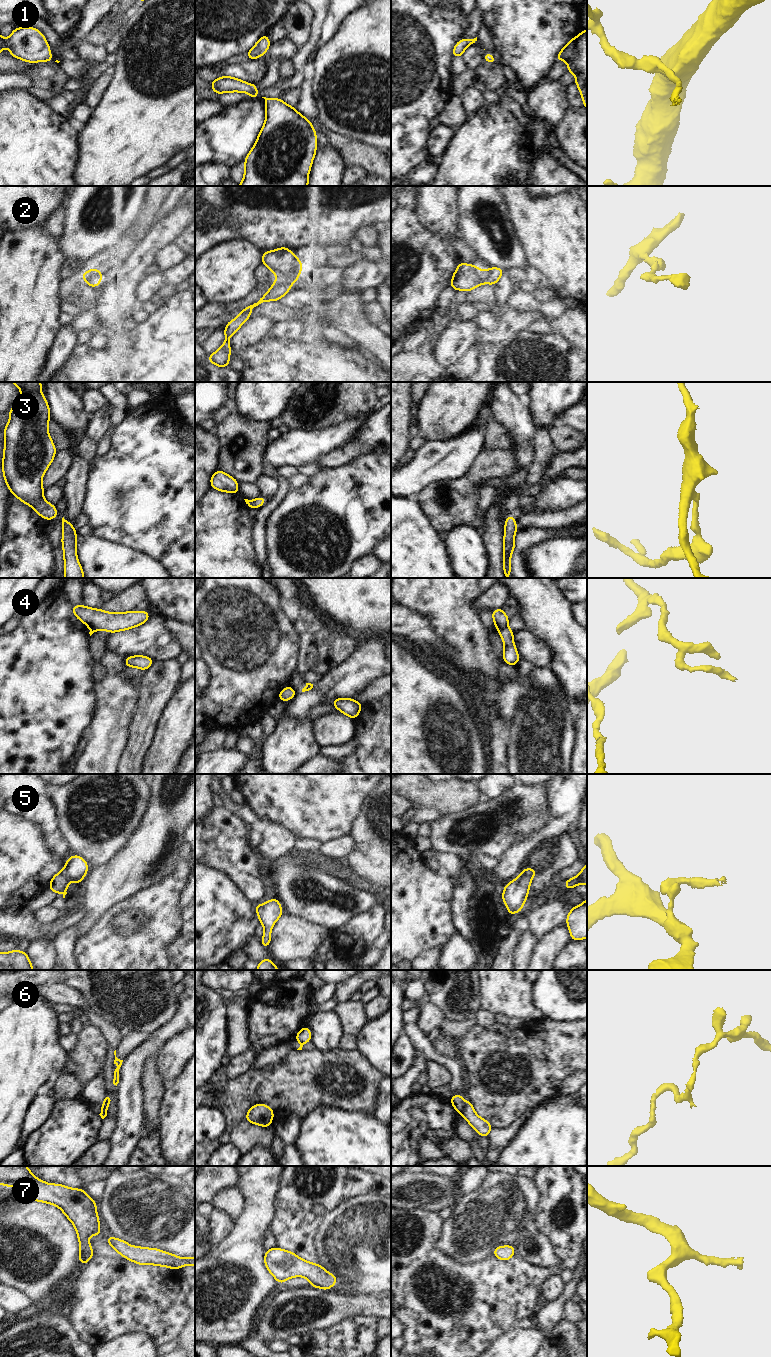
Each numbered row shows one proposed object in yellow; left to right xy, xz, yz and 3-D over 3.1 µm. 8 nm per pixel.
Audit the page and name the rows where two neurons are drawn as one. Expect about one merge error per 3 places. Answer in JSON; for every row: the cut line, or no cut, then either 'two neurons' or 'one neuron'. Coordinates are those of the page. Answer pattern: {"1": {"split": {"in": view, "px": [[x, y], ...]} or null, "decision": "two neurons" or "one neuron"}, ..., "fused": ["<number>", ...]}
{"1": {"split": null, "decision": "one neuron"}, "2": {"split": null, "decision": "one neuron"}, "3": {"split": null, "decision": "one neuron"}, "4": {"split": {"in": "yz", "px": [[507, 626], [499, 631]]}, "decision": "two neurons"}, "5": {"split": {"in": "xy", "px": [[61, 872], [70, 880]]}, "decision": "two neurons"}, "6": {"split": {"in": "yz", "px": [[464, 1102], [464, 1107], [460, 1113]]}, "decision": "two neurons"}, "7": {"split": null, "decision": "one neuron"}, "fused": ["4", "5", "6"]}

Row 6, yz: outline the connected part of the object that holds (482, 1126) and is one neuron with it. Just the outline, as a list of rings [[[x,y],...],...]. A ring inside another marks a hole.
[[[470,1101],[464,1102],[464,1108],[461,1116],[476,1130],[478,1135],[488,1137],[492,1126],[487,1120],[476,1114]]]

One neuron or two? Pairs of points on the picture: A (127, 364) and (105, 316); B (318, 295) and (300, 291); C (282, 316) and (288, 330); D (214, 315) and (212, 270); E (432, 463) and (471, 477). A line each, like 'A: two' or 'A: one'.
A: two
B: one
C: two
D: two
E: two

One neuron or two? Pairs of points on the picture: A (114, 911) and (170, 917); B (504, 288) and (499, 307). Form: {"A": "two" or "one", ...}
{"A": "one", "B": "one"}

